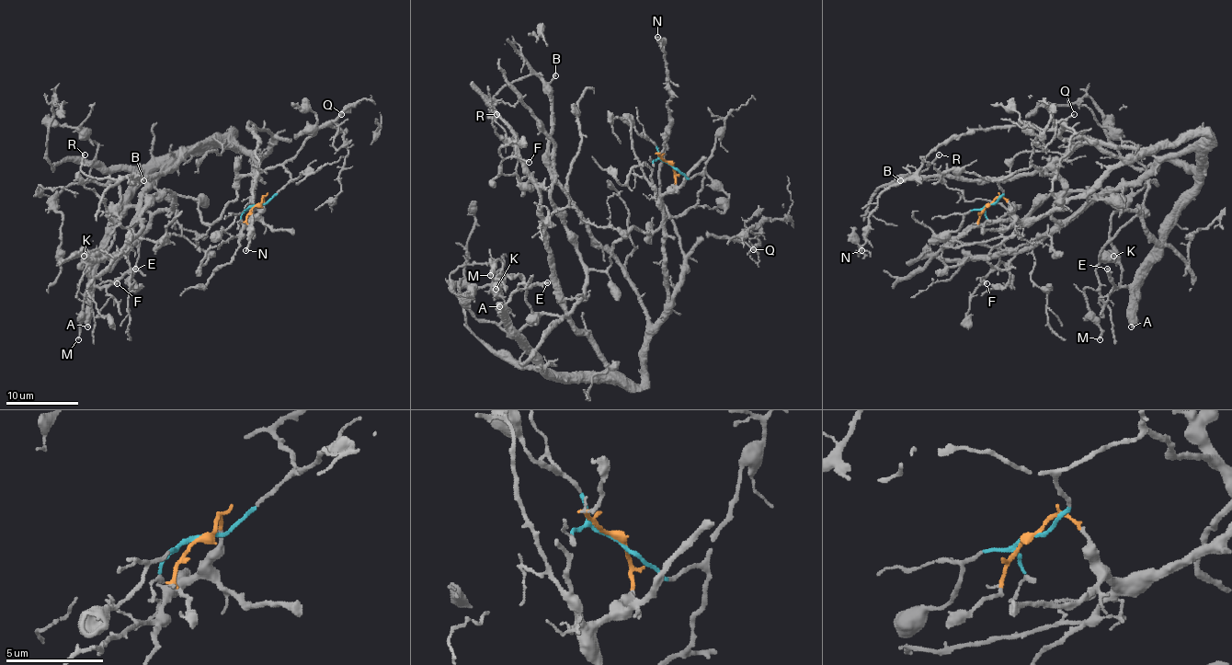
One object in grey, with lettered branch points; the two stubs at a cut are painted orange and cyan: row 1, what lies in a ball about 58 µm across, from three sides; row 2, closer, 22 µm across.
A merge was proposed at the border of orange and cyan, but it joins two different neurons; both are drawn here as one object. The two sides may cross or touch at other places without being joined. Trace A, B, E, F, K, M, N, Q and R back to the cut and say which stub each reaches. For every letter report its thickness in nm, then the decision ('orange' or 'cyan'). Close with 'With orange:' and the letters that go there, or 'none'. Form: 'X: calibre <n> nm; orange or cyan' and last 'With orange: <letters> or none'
A: calibre 500 nm; orange
B: calibre 190 nm; orange
E: calibre 220 nm; orange
F: calibre 190 nm; cyan
K: calibre 650 nm; cyan
M: calibre 180 nm; cyan
N: calibre 170 nm; orange
Q: calibre 130 nm; orange
R: calibre 180 nm; orange
With orange: A, B, E, N, Q, R

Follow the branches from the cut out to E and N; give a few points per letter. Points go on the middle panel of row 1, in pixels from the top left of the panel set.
E: (670, 164), (667, 312), (641, 383), (557, 379), (517, 338), (506, 304), (548, 282)
N: (670, 164), (675, 186), (663, 197), (663, 260), (672, 295), (682, 258), (663, 202), (670, 87), (657, 36)

